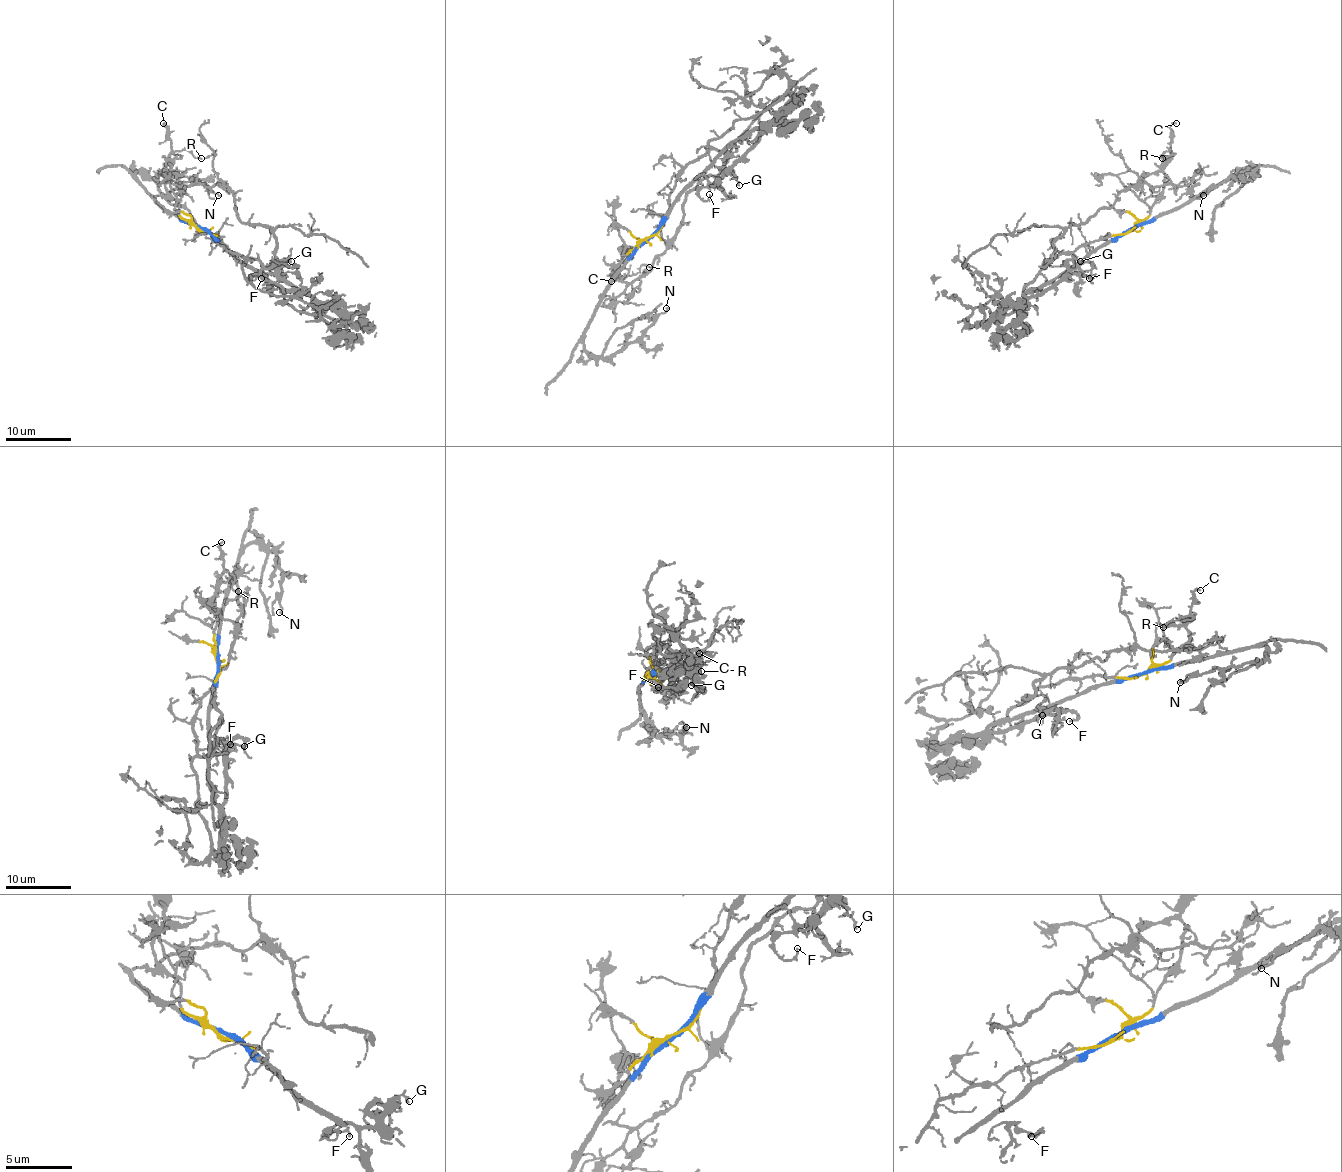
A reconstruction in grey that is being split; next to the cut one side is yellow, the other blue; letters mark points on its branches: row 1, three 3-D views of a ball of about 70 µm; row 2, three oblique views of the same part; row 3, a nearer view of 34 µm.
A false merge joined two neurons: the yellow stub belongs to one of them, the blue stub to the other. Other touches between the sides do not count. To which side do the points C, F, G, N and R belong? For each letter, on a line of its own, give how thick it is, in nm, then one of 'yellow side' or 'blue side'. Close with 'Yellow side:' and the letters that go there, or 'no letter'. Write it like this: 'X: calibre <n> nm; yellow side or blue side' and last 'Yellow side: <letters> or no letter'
C: calibre 110 nm; yellow side
F: calibre 140 nm; blue side
G: calibre 160 nm; blue side
N: calibre 130 nm; blue side
R: calibre 120 nm; yellow side
Yellow side: C, R

